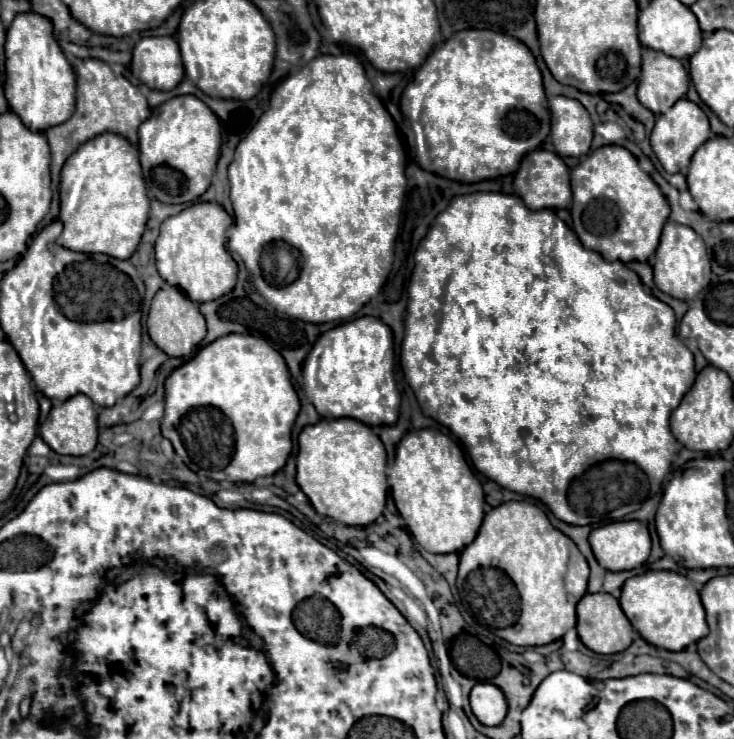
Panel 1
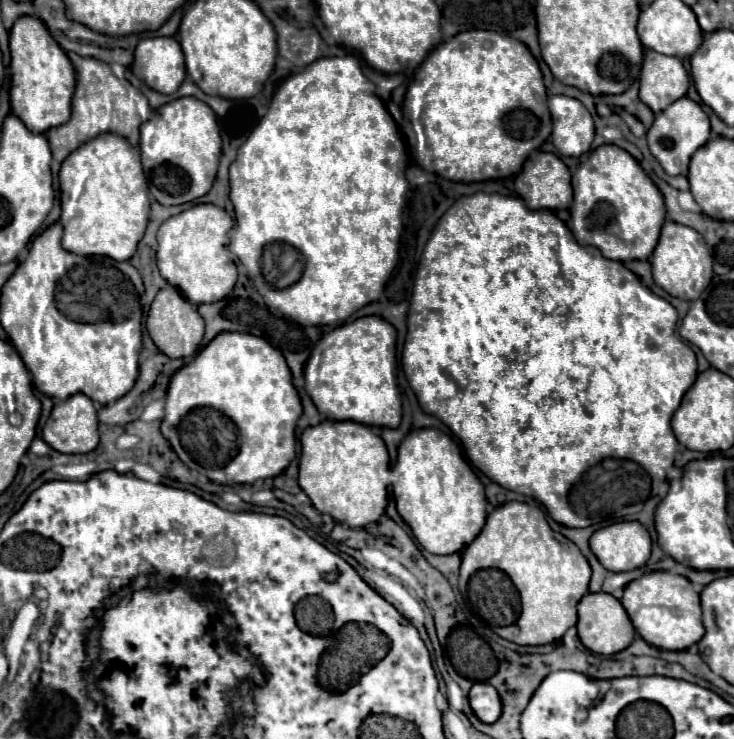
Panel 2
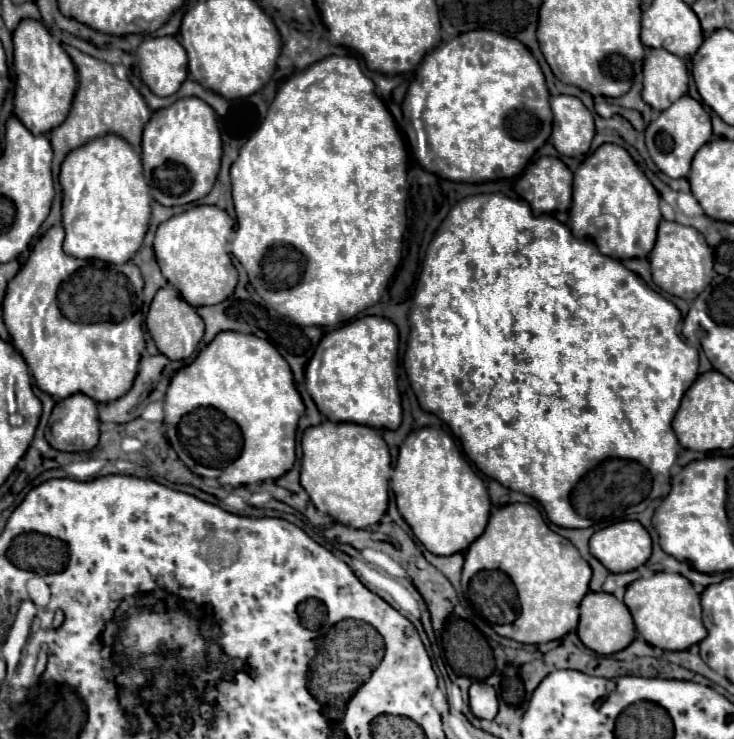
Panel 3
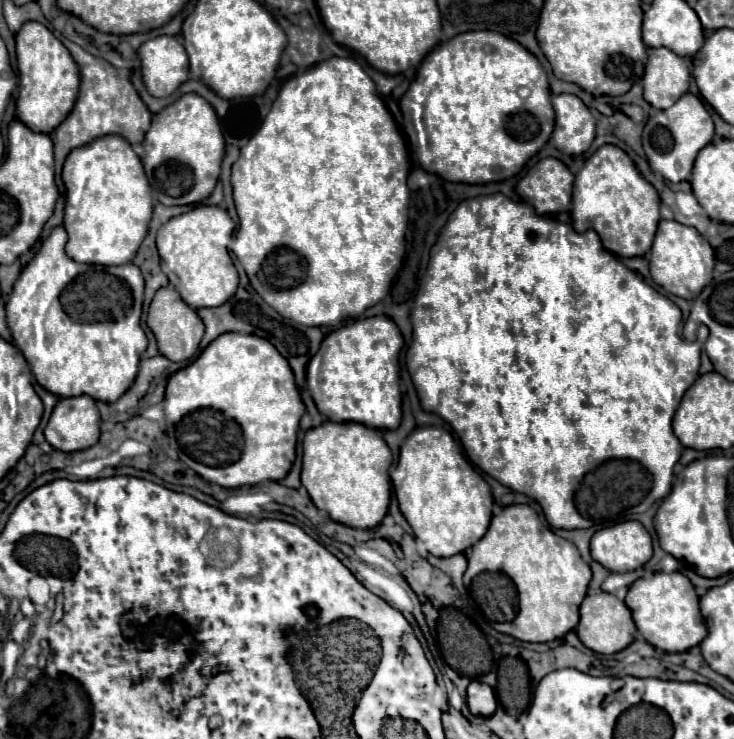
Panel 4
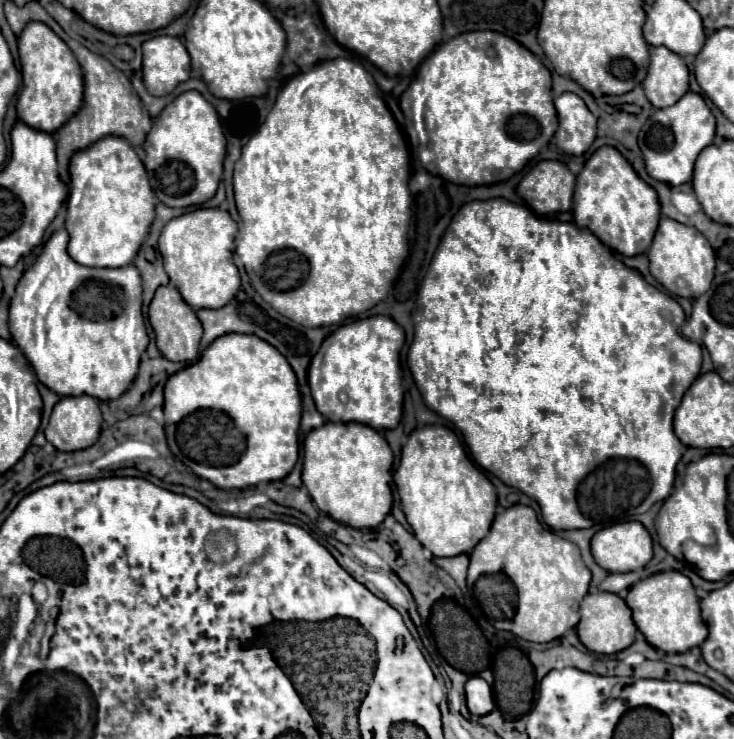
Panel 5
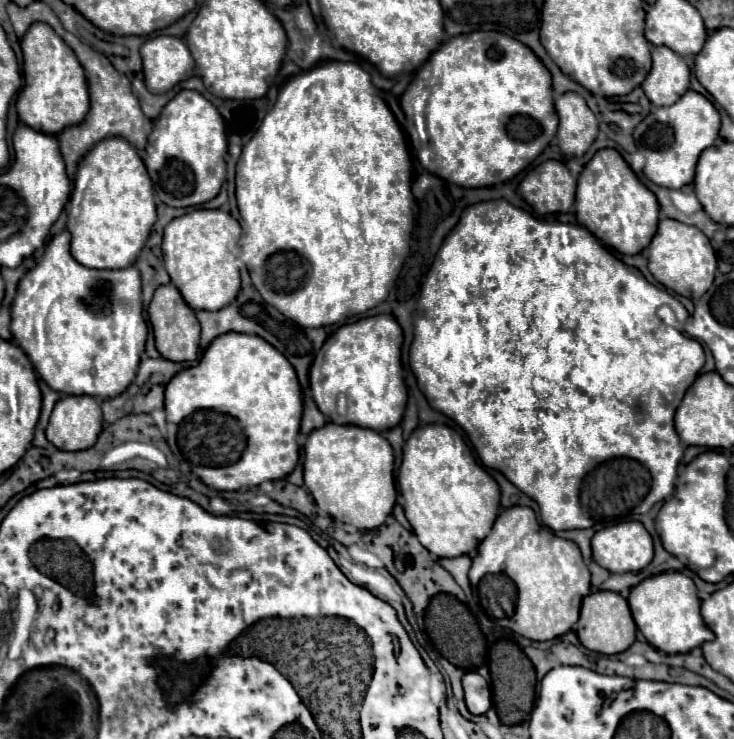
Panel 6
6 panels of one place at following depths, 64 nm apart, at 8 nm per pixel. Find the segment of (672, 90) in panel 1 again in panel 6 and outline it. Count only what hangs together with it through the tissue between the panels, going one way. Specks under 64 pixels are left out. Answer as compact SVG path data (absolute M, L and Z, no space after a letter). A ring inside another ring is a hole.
M652 46L652 70L642 90L654 106L674 104L690 88L690 68L682 56L666 46Z

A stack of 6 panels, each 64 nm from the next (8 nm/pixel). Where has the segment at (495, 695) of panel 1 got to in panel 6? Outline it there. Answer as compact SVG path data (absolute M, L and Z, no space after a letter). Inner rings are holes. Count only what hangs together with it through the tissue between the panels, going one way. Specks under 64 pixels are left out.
M466 672L462 676L462 688L464 688L464 702L470 714L484 714L492 706L490 686L478 672Z

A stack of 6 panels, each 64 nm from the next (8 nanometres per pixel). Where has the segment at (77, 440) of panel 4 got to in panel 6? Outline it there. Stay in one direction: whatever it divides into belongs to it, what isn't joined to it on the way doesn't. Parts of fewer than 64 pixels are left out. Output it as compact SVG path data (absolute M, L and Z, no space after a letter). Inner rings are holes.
M64 396L56 402L52 410L50 424L46 428L46 438L60 450L86 450L96 444L96 438L102 430L102 410L92 396Z

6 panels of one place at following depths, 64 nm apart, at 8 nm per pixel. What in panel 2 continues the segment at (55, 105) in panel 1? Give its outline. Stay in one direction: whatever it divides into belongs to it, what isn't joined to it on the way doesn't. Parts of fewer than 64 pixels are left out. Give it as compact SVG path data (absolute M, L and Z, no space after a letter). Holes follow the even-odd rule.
M36 16L18 18L10 30L10 54L12 54L10 62L12 112L34 134L42 134L54 126L64 124L70 116L76 74L70 58L50 36L46 24Z

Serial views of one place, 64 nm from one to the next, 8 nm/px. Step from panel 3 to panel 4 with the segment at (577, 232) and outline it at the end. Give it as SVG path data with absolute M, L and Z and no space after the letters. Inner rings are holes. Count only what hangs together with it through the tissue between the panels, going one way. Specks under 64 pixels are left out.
M612 144L598 148L575 175L572 189L572 225L576 232L592 228L606 250L630 258L644 256L654 240L660 222L660 198L650 182L646 182L628 154Z

